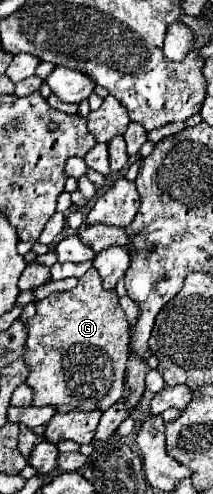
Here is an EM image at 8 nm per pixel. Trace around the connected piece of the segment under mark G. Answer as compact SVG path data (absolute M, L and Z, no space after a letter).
M90 268L78 280L78 286L72 288L70 292L54 292L50 296L46 296L44 300L40 300L36 304L36 316L26 322L26 332L28 332L28 338L26 338L26 344L24 344L24 362L30 368L30 374L28 374L26 382L34 390L34 400L32 400L34 406L56 406L56 410L60 410L60 412L68 412L68 410L92 410L92 408L108 410L112 404L116 404L122 398L122 394L124 394L124 364L128 360L128 322L126 322L124 310L118 304L116 290L106 290L102 286L100 274L94 268Z

